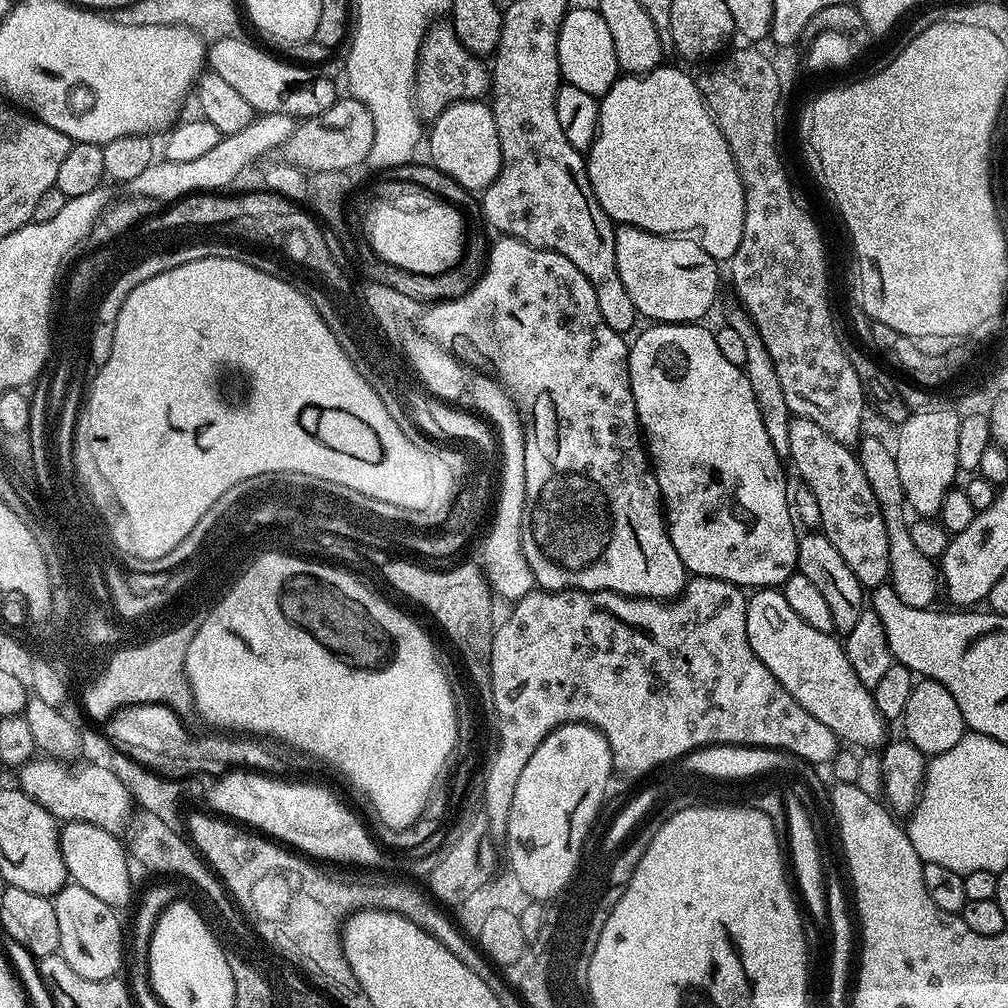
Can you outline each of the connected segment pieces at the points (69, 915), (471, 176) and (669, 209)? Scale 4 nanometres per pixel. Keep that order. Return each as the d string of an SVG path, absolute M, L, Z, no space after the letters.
M71 882L52 900L54 914L58 914L59 954L82 978L110 980L121 975L125 967L126 932L120 929L117 909L111 908L102 898L82 890Z
M460 100L457 104L446 106L446 110L442 110L442 114L438 114L435 120L431 121L430 128L432 133L429 131L426 136L426 146L428 144L428 152L432 155L429 156L430 162L438 170L450 174L454 182L458 182L473 194L480 194L492 185L494 178L498 178L502 150L498 142L498 130L494 126L494 114L484 100Z
M667 66L655 68L653 72L648 72L645 76L624 74L616 79L614 86L610 86L608 93L599 101L599 105L600 130L596 134L596 140L586 153L590 186L596 195L595 203L598 205L599 211L601 213L608 212L607 219L617 225L629 224L635 228L652 232L656 236L691 234L696 243L702 246L702 250L706 250L706 254L710 254L717 262L731 261L734 250L738 250L738 242L742 242L744 187L740 181L734 158L730 154L730 146L726 146L726 138L722 138L722 130L718 130L710 110L704 105L699 83L693 77L691 80L682 69L667 68Z

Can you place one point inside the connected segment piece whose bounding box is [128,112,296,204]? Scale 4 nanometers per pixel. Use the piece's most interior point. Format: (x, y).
(166, 182)

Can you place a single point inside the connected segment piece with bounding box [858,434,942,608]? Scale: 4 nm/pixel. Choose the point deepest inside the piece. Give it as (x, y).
(916, 579)

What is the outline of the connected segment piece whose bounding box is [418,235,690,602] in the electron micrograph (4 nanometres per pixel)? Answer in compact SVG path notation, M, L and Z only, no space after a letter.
M501 235L500 241L493 243L488 250L488 263L476 285L466 294L453 300L442 300L423 309L424 317L419 317L418 324L423 335L441 348L447 348L452 355L469 365L485 360L492 364L497 372L499 383L503 384L512 401L516 403L520 419L524 426L524 449L526 450L526 502L522 514L522 554L526 554L526 562L534 574L537 585L546 592L617 592L623 596L641 596L647 600L669 601L679 597L684 585L690 579L690 573L684 567L682 558L678 558L678 550L674 550L674 542L670 542L666 527L666 516L662 511L660 487L656 481L656 473L650 463L642 429L636 419L636 407L632 397L632 387L628 377L628 349L625 337L621 333L610 330L602 318L602 310L598 310L598 294L594 294L594 286L570 262L570 258L562 258L562 254L535 248L513 236Z

